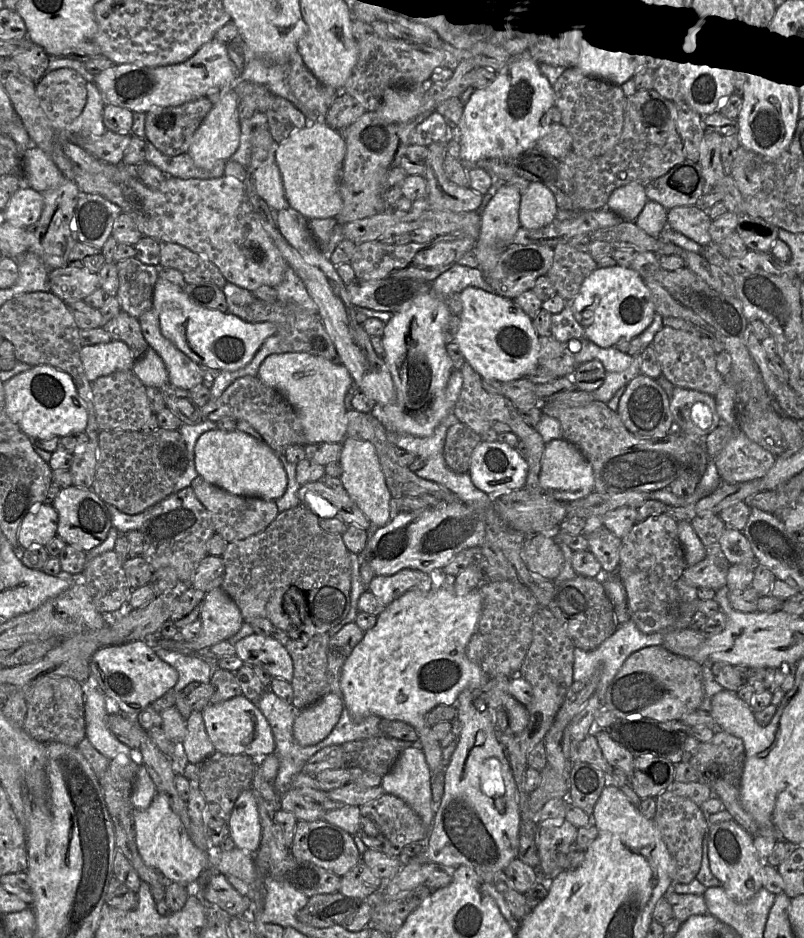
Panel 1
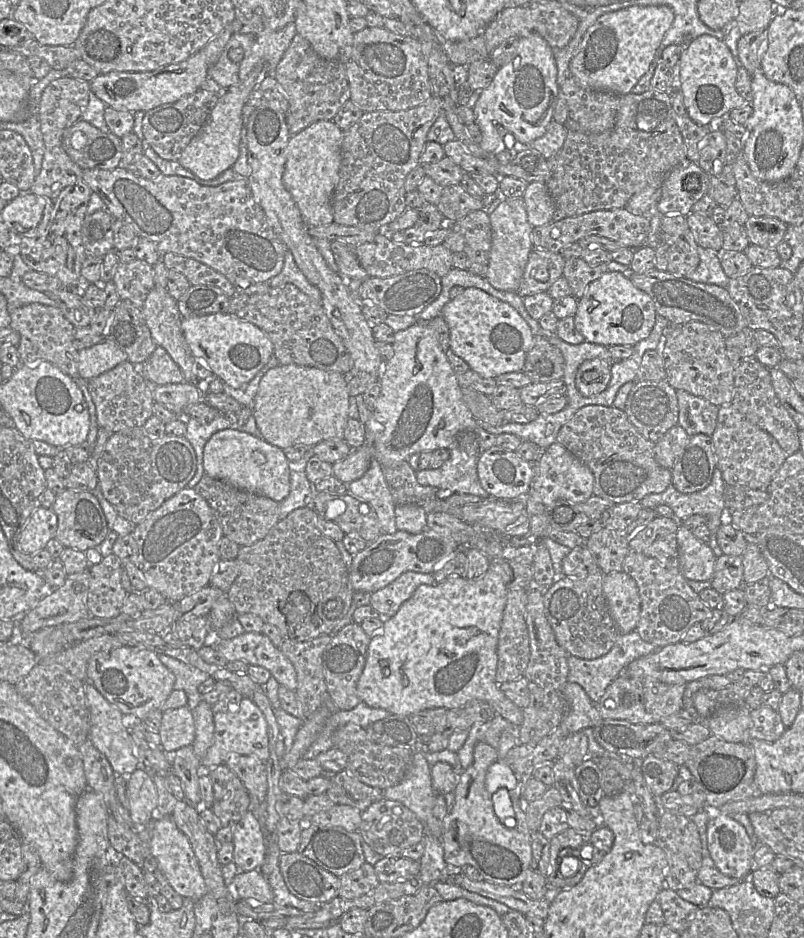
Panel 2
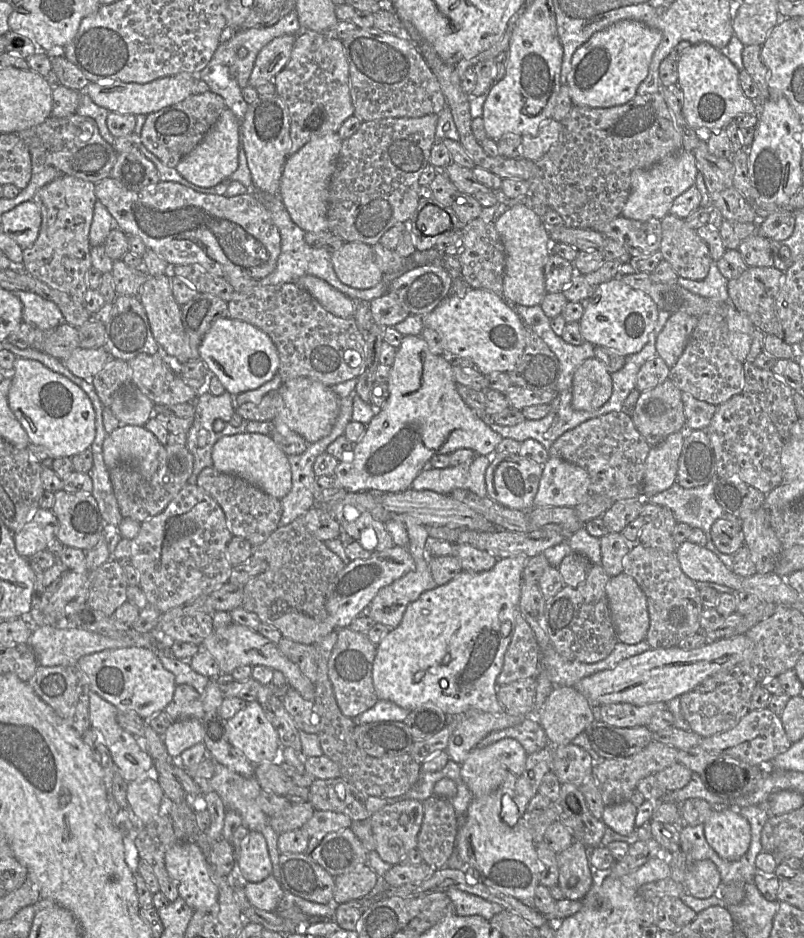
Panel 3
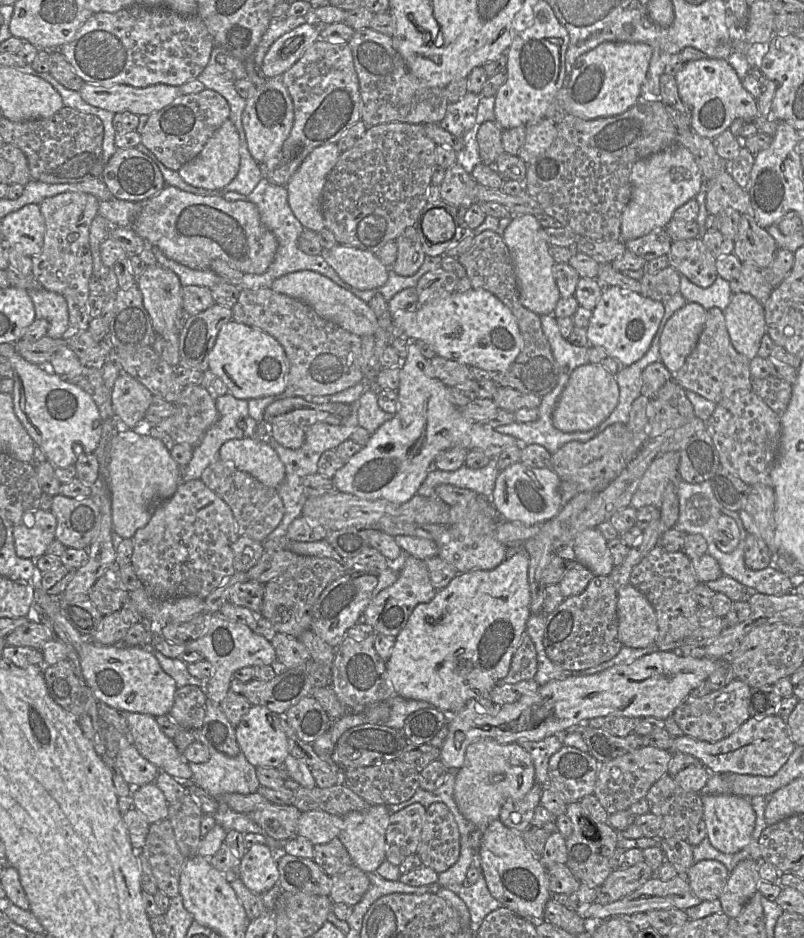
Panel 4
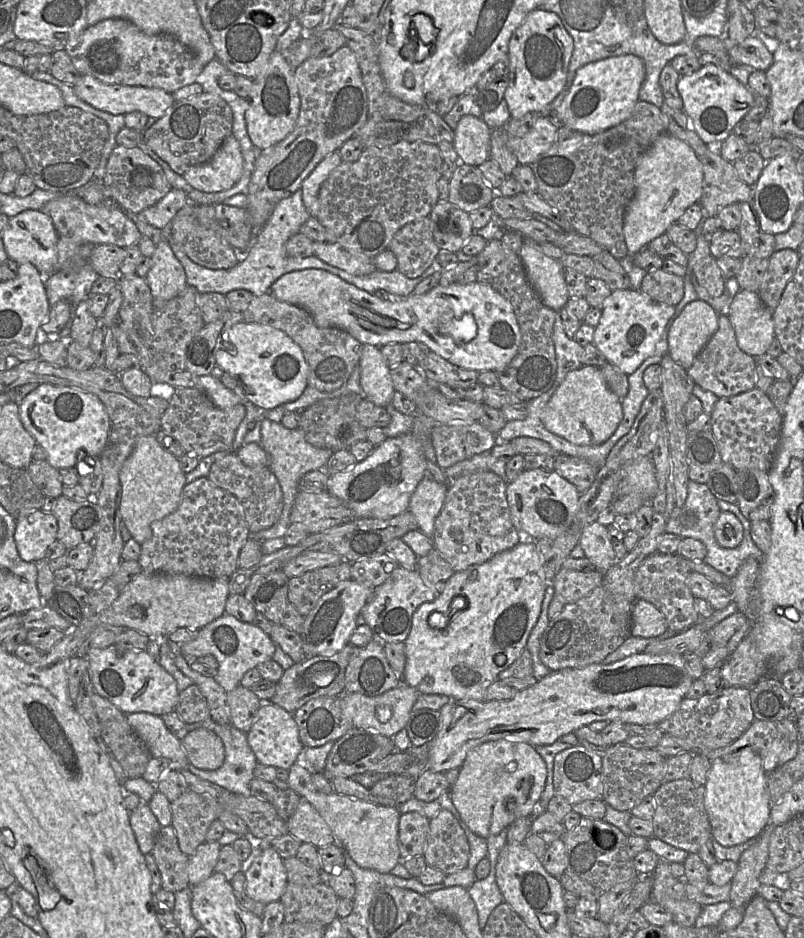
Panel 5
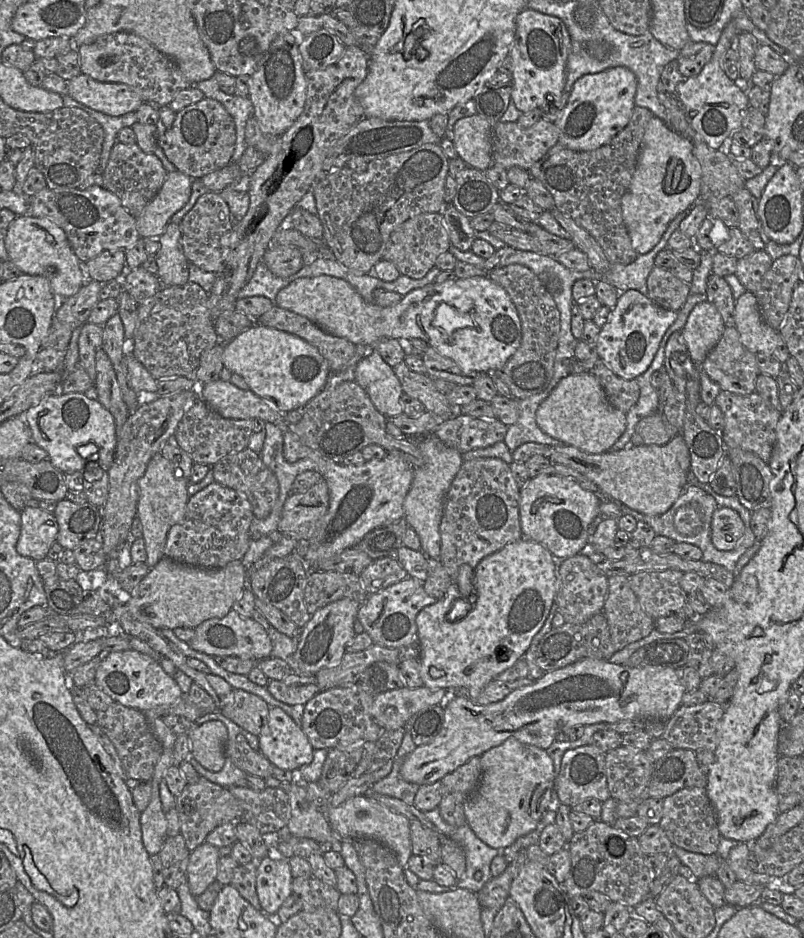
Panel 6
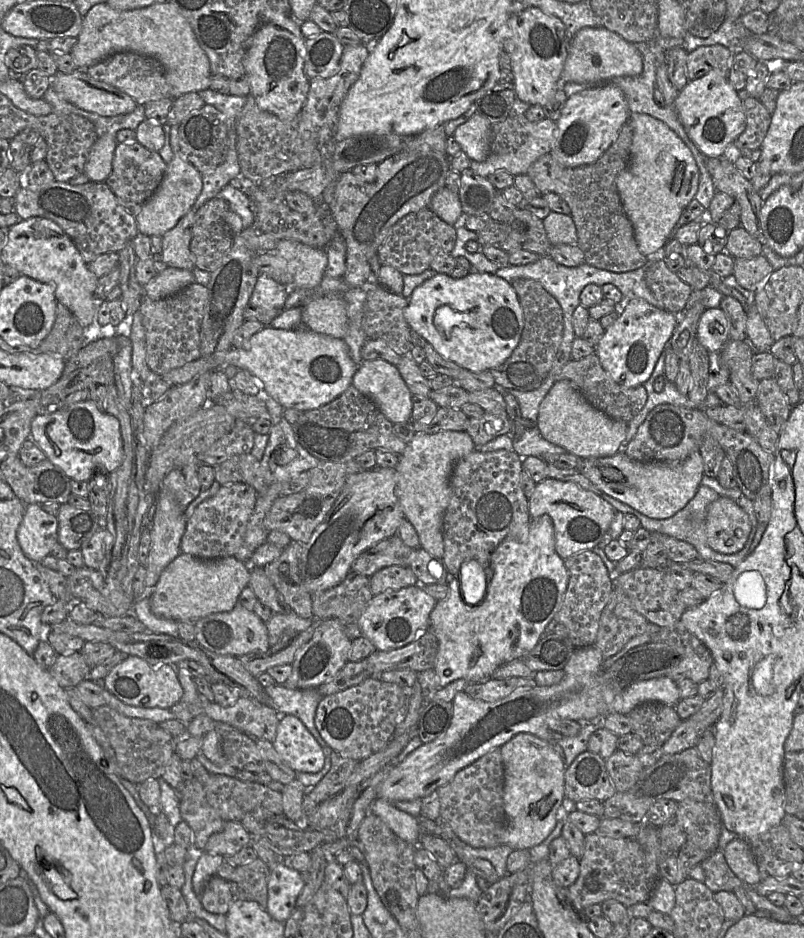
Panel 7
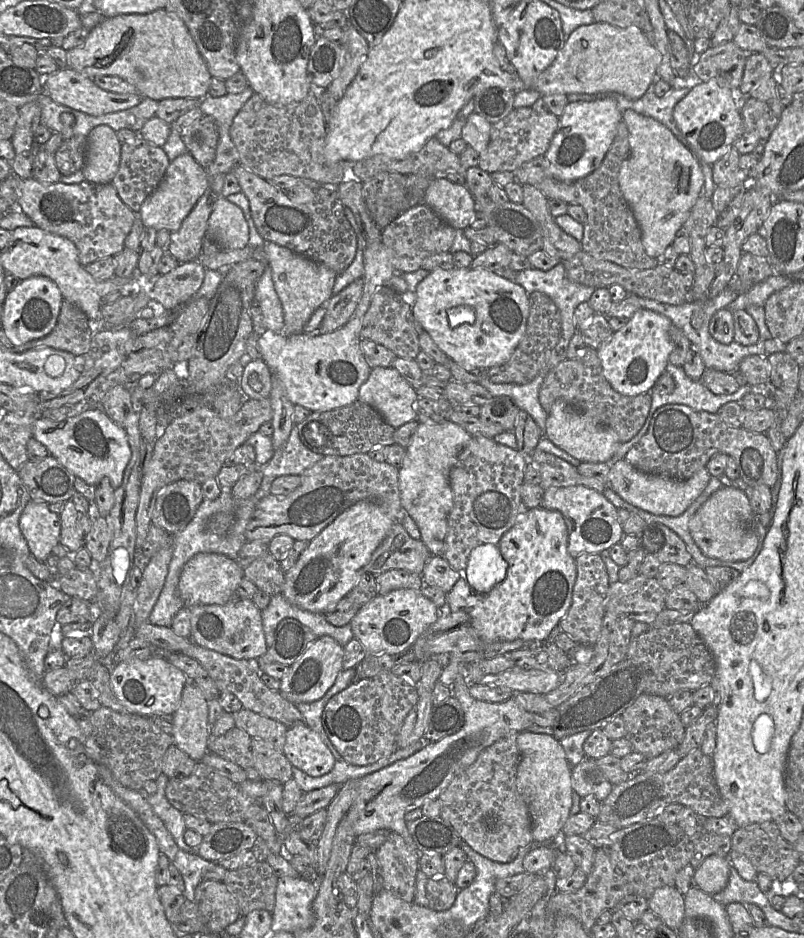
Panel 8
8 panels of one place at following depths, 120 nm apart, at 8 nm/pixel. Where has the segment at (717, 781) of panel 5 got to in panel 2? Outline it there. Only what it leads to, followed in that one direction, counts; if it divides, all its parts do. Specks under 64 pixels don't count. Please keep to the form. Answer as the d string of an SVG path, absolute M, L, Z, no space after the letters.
M711 810L707 825L708 849L718 870L729 877L750 879L755 846L743 825L718 810Z

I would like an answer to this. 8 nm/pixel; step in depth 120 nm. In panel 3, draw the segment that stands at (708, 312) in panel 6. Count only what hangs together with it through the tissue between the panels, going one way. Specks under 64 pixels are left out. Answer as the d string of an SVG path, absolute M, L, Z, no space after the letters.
M685 312L672 313L656 340L656 352L669 368L683 353L699 317Z

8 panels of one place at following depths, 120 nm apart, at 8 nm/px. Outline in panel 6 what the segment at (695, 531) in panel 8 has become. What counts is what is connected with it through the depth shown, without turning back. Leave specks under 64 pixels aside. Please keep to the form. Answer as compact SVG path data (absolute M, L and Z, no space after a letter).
M718 507L711 522L711 541L720 551L733 550L744 535L745 526L739 514L728 507Z

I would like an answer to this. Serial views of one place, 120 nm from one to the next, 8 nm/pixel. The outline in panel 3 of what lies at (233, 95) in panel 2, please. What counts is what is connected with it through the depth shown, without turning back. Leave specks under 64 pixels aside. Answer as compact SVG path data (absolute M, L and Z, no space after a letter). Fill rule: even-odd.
M284 35L273 39L258 53L249 84L257 87L273 81L290 59L296 35ZM226 108L203 140L177 164L179 174L203 188L215 186L230 177L238 167L239 130L240 122L234 113Z

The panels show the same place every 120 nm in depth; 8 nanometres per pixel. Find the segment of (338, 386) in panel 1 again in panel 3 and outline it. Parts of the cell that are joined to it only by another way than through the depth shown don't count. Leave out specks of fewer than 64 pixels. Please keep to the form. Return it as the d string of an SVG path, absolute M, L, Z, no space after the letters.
M299 377L284 382L278 392L282 397L282 409L271 421L273 424L284 423L292 431L301 435L307 443L317 442L331 432L340 402L332 387L307 377Z

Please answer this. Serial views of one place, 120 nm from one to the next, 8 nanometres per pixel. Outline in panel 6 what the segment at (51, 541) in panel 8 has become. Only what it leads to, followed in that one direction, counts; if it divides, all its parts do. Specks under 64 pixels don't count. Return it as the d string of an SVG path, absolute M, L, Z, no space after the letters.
M26 507L21 511L21 530L16 544L17 553L39 562L46 558L56 542L58 523L52 513L39 507Z

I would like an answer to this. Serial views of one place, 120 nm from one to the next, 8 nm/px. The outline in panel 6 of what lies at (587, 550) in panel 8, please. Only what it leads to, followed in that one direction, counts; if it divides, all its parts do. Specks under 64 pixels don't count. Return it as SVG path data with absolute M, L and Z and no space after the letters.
M557 475L530 478L520 489L519 517L523 538L542 544L557 560L580 554L589 542L590 528L598 516L618 519L623 515L613 502L601 502L596 494L583 490L575 481Z

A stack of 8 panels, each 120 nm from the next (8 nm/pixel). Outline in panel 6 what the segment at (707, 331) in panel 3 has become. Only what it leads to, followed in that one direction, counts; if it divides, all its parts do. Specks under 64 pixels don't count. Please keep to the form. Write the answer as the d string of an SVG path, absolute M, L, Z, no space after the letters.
M725 326L720 340L702 362L701 369L722 391L741 396L755 391L756 378L760 374L756 354L741 343L739 332L733 326Z

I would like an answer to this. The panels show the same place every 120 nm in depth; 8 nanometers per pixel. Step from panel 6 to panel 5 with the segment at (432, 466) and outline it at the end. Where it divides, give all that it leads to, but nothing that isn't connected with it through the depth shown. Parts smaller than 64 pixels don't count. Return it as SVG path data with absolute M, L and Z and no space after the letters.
M423 478L409 501L408 511L416 519L418 530L431 539L434 522L442 508L447 490L447 484Z

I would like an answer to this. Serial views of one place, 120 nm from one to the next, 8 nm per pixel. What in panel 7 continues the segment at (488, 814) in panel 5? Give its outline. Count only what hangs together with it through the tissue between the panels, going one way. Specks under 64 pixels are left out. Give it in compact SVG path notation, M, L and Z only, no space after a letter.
M519 733L500 747L504 766L503 814L505 825L499 830L499 842L513 850L530 849L541 844L553 831L556 816L565 797L564 763L553 746L532 734Z

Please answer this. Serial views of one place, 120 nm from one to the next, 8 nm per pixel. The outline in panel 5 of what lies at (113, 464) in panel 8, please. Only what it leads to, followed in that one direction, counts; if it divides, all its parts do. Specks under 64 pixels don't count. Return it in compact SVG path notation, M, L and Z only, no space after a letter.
M39 384L20 402L19 417L47 454L47 462L55 469L73 468L79 462L78 451L100 458L112 426L105 406L94 394L66 386Z

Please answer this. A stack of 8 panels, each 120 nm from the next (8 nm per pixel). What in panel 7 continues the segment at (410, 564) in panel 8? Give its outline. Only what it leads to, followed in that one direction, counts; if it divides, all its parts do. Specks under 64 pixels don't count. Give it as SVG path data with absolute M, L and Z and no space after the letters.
M395 534L362 552L351 564L351 571L371 577L389 566L408 566L413 548Z

